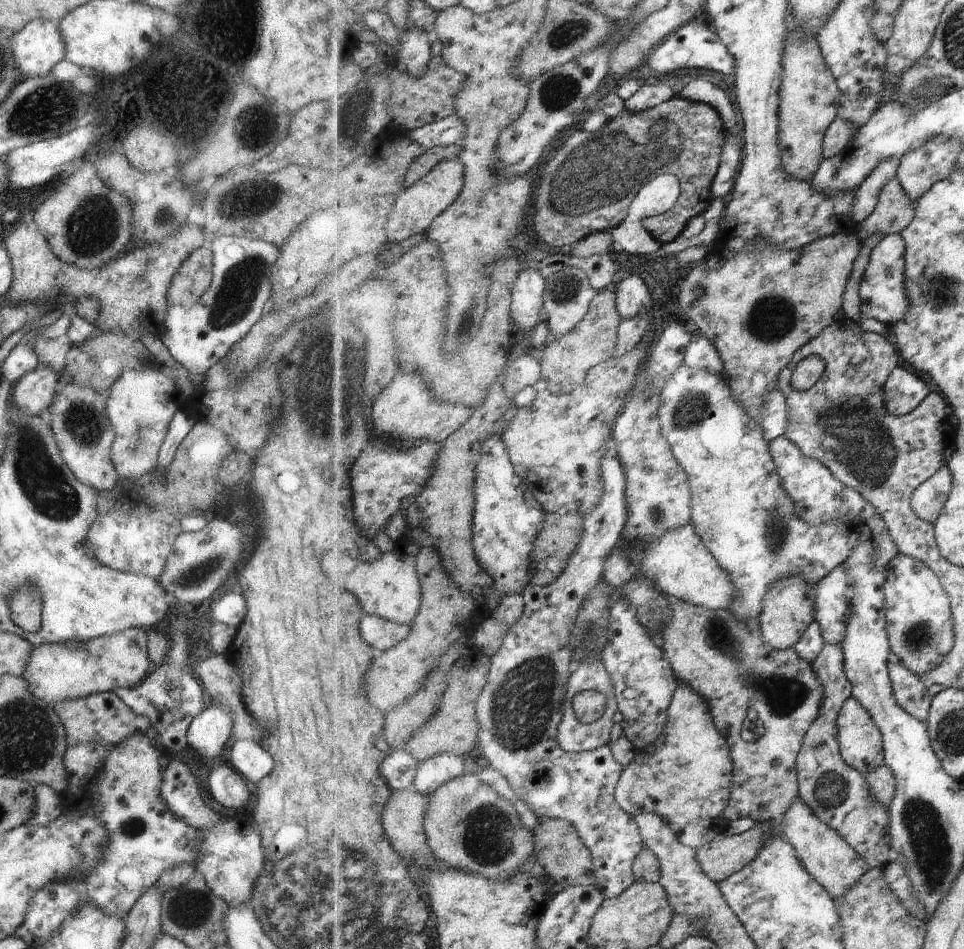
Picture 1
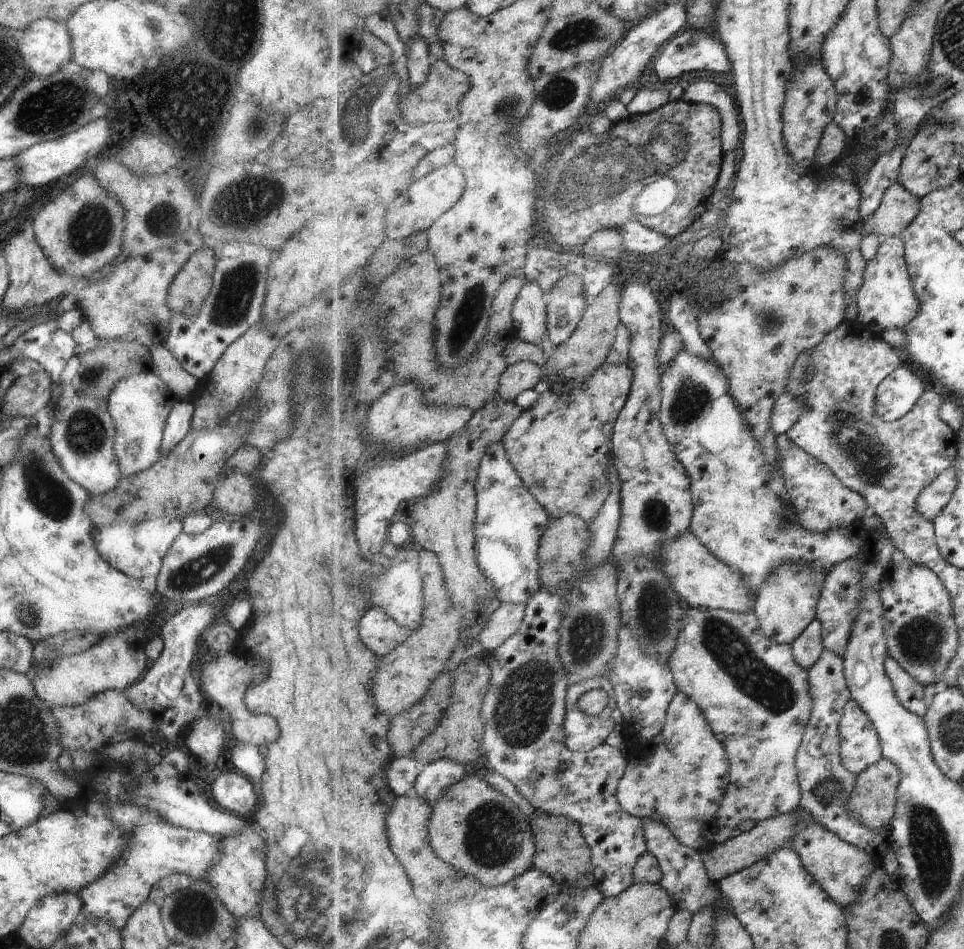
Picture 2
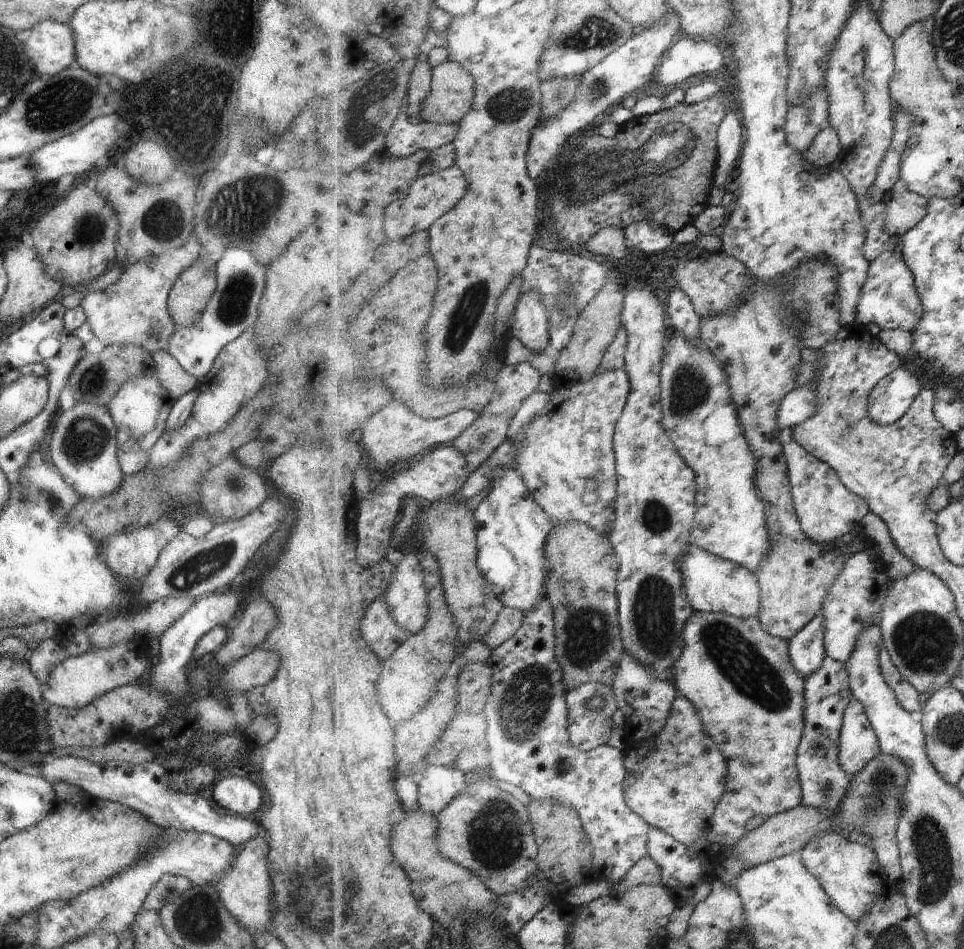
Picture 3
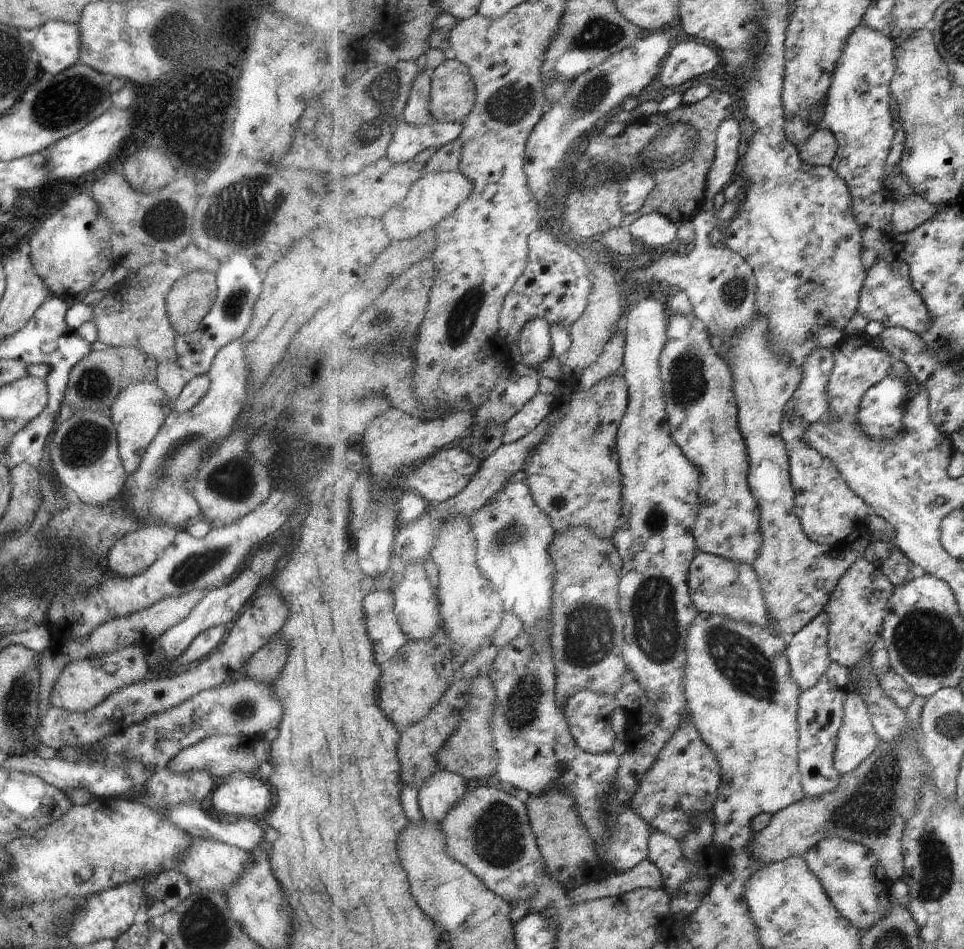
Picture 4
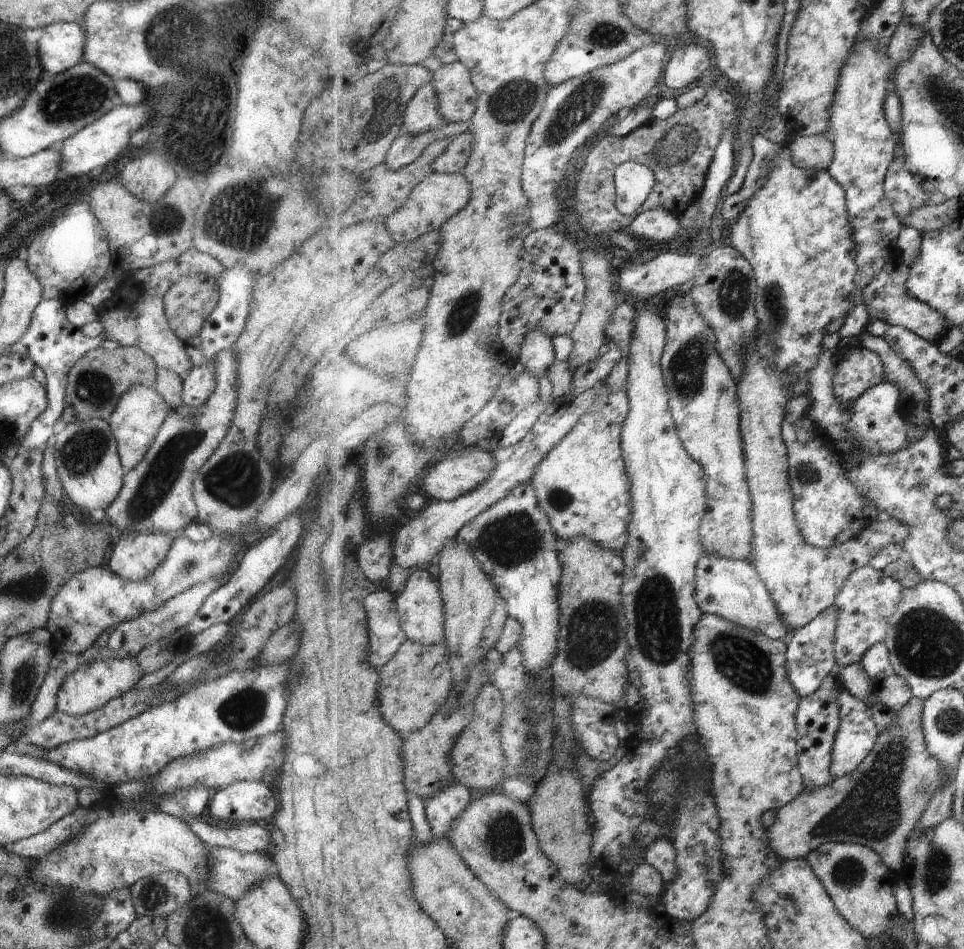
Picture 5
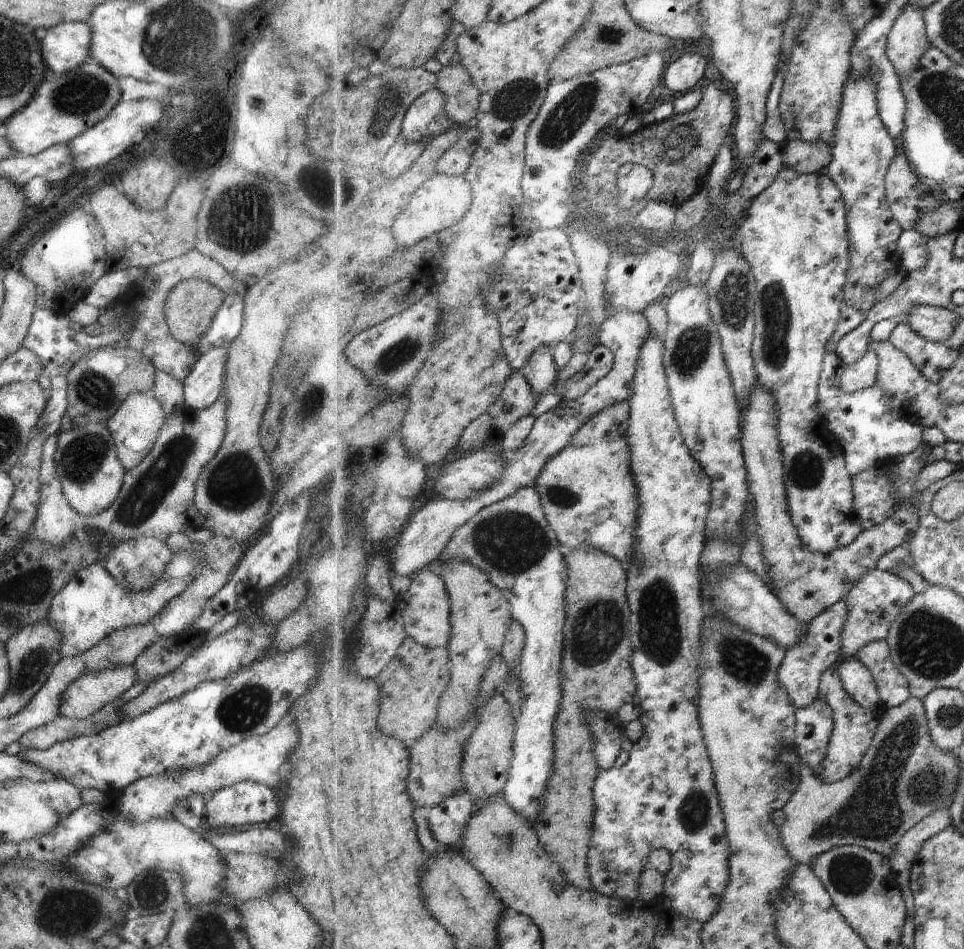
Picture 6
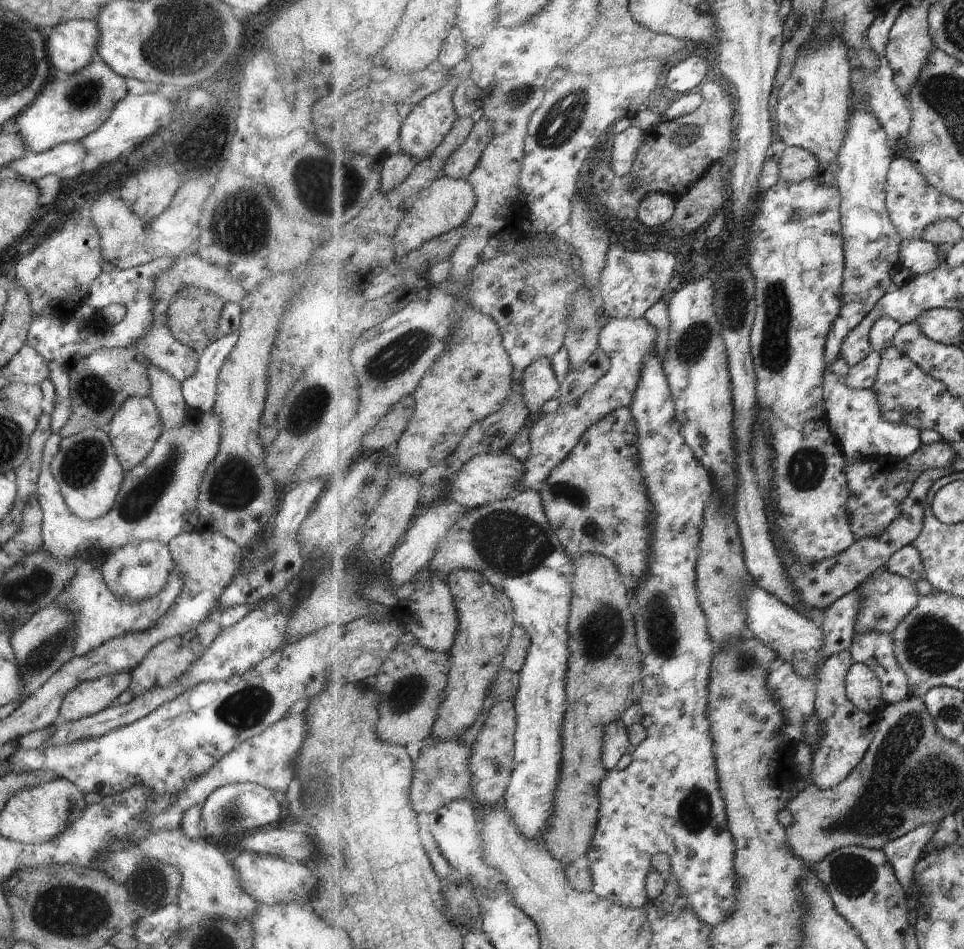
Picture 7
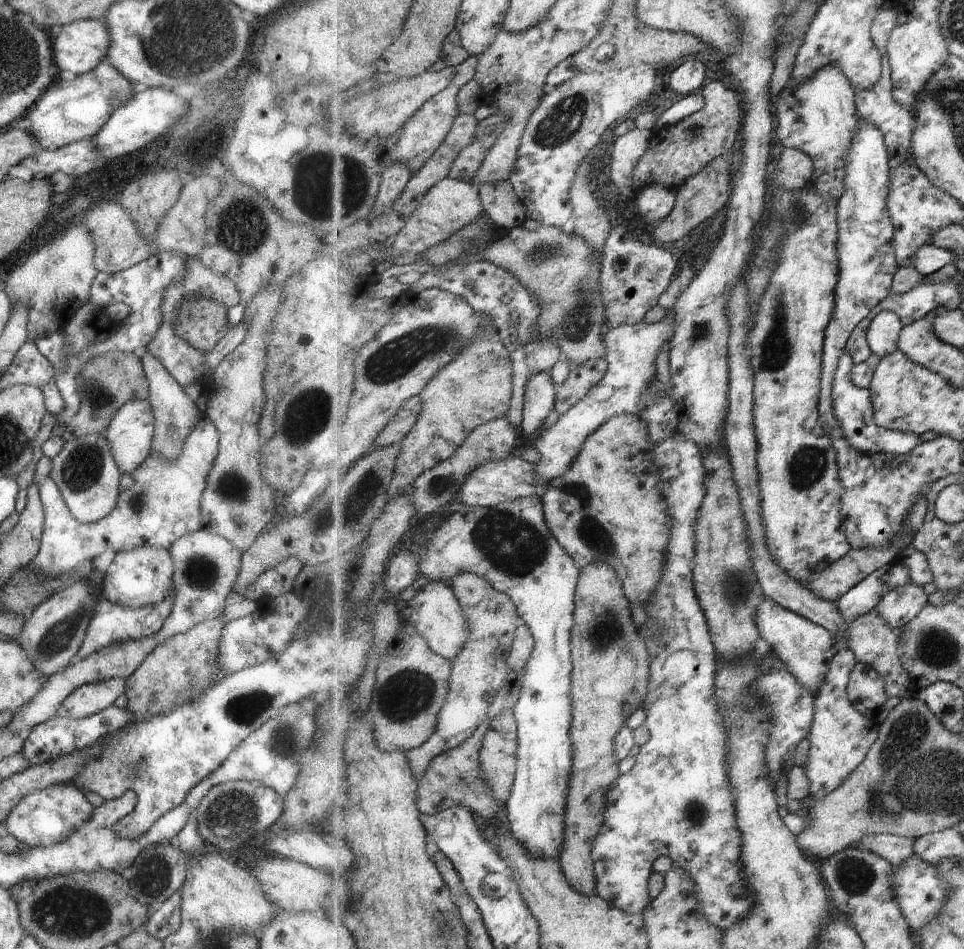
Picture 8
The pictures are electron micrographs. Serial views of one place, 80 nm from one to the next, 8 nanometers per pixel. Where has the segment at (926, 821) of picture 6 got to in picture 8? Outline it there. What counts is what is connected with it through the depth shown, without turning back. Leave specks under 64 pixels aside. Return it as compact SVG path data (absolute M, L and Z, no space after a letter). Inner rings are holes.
M870 834L862 841L855 842L856 849L875 852L886 858L892 865L902 865L916 854L914 844L917 839L892 834Z

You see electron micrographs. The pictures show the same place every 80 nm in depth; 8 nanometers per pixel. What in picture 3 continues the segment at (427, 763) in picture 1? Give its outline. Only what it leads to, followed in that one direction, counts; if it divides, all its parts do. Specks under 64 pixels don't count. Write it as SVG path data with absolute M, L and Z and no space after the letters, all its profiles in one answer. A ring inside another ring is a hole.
M427 765L418 775L418 804L426 813L438 816L466 788L469 776L445 765Z

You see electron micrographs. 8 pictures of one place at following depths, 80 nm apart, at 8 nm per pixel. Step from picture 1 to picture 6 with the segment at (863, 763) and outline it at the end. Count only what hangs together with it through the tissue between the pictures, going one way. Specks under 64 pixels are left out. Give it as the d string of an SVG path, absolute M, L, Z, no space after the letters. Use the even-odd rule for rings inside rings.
M841 655L839 660L834 662L834 666L831 669L827 669L825 674L822 676L820 693L818 694L819 699L825 700L825 702L834 710L834 732L830 740L830 745L826 750L825 761L822 762L822 768L818 772L819 777L823 782L827 784L833 784L847 778L856 768L859 768L859 765L862 764L862 760L866 756L867 750L873 744L874 736L878 732L878 726L880 720L875 718L872 710L862 707L858 702L855 702L854 698L851 698L851 695L845 690L843 686L842 678L840 677L839 667L843 664L841 660L843 656Z

